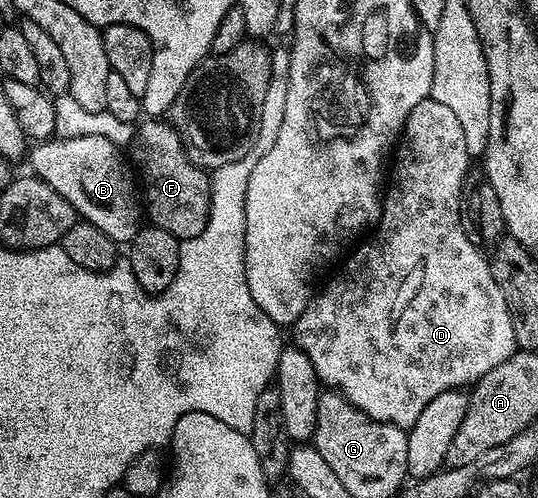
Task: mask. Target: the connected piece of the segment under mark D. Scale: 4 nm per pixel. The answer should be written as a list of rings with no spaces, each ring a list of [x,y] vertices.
[[[428,97],[425,101],[421,101],[413,109],[413,113],[409,113],[403,126],[402,136],[394,148],[393,162],[389,167],[389,182],[386,184],[383,197],[383,216],[370,236],[372,239],[368,238],[366,241],[360,242],[346,256],[347,264],[328,281],[327,288],[320,295],[318,292],[312,298],[305,313],[301,313],[301,317],[293,324],[294,346],[301,348],[309,357],[309,361],[313,361],[313,369],[317,369],[320,384],[344,395],[348,403],[352,403],[354,407],[361,409],[369,417],[382,423],[391,423],[394,427],[410,429],[413,421],[417,421],[417,417],[421,417],[421,409],[425,409],[425,405],[429,405],[429,401],[433,401],[433,397],[437,397],[437,393],[470,388],[478,383],[481,377],[485,377],[485,373],[489,373],[489,369],[497,369],[497,365],[501,365],[501,361],[509,361],[509,357],[514,355],[517,350],[509,305],[505,305],[505,293],[501,293],[501,289],[493,277],[488,256],[476,247],[473,241],[469,241],[469,237],[461,225],[459,209],[463,201],[463,188],[469,179],[467,166],[470,163],[473,163],[473,156],[465,149],[465,133],[454,113],[436,99]]]

